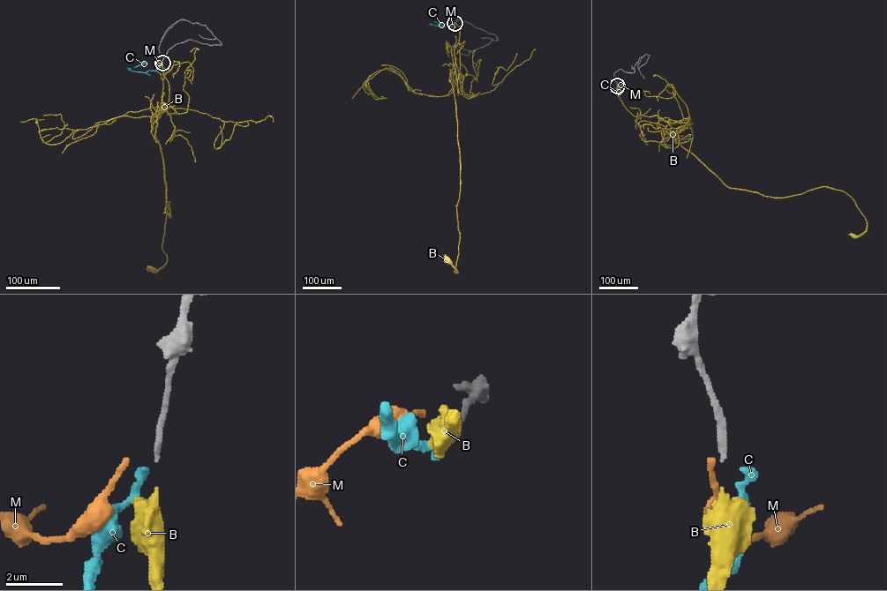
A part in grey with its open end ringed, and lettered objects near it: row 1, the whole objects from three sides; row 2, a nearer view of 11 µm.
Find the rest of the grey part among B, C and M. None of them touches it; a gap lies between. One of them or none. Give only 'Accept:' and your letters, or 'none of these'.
Accept: B

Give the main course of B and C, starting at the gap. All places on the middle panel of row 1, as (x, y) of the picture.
B: (454, 23), (460, 33), (454, 74), (451, 72), (449, 80), (460, 166), (458, 273), (447, 259)
C: (454, 23), (450, 20), (442, 26), (431, 24), (435, 22), (444, 28)

